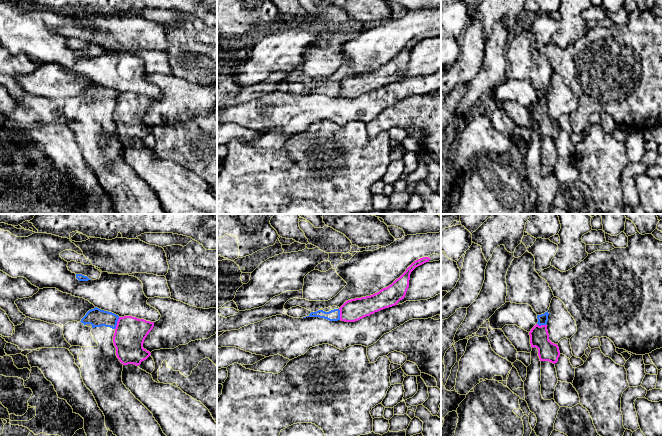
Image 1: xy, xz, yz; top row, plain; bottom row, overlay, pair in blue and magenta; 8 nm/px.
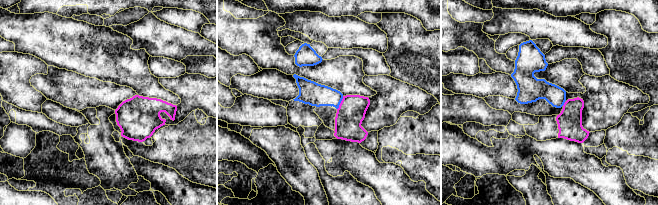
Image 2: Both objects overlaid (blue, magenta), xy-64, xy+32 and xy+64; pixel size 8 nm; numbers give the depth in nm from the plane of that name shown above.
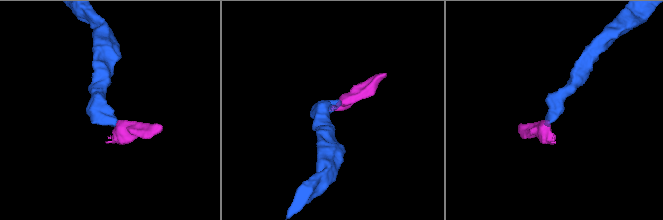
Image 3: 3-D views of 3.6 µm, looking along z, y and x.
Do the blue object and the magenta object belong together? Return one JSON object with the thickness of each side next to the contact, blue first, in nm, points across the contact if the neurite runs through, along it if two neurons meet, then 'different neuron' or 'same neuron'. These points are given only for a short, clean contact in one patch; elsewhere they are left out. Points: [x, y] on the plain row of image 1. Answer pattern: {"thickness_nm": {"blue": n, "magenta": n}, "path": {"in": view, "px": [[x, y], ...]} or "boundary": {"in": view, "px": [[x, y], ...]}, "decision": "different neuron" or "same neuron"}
{"thickness_nm": {"blue": 150, "magenta": 260}, "boundary": {"in": "xy", "px": [[119, 93], [114, 104]]}, "decision": "different neuron"}

